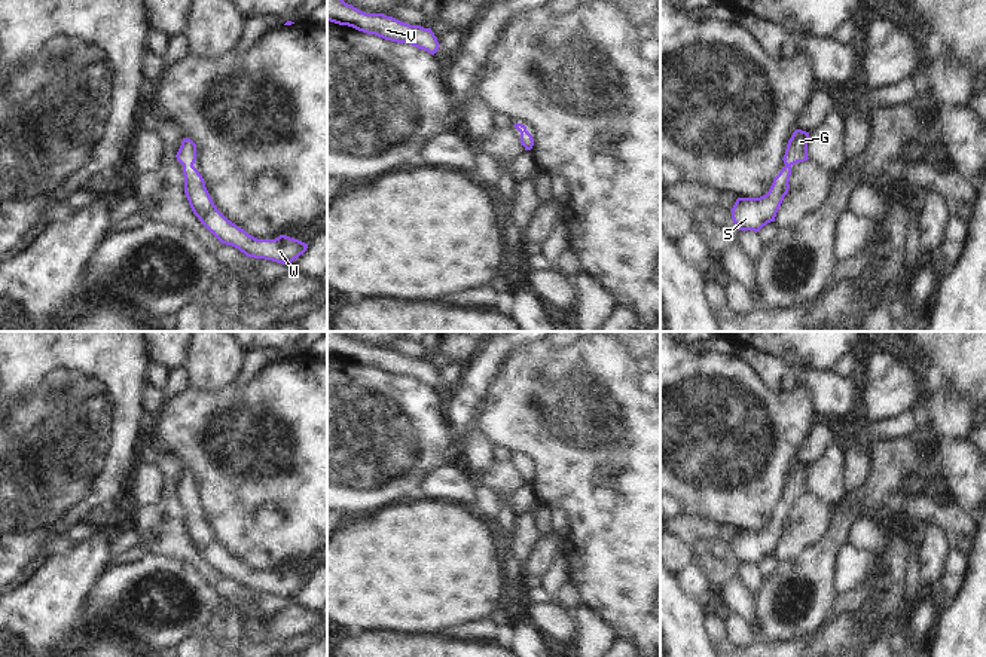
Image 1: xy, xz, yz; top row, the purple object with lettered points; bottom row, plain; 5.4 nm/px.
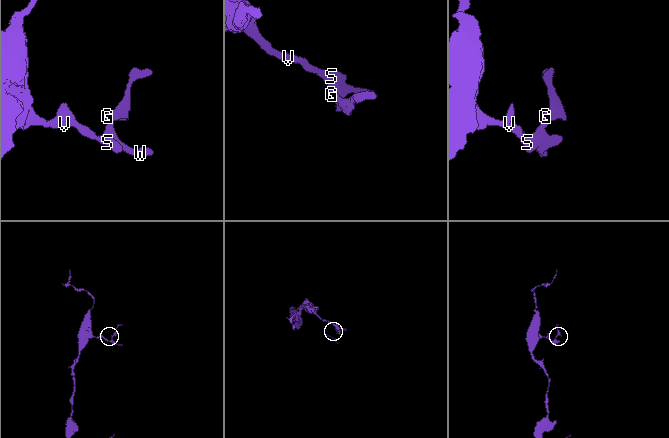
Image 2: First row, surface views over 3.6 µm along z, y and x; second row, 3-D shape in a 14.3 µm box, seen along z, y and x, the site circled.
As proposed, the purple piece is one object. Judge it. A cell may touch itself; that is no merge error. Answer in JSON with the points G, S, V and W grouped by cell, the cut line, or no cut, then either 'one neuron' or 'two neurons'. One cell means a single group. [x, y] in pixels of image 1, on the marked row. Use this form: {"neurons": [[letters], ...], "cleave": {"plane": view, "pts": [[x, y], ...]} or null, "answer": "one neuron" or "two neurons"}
{"neurons": [["G", "S", "V", "W"]], "cleave": null, "answer": "one neuron"}

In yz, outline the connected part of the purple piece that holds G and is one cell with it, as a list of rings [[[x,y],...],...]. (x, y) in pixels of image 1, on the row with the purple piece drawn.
[[[796,129],[788,140],[782,158],[785,166],[773,178],[769,192],[760,198],[738,198],[732,211],[732,220],[739,230],[758,232],[775,221],[776,213],[790,189],[791,166],[808,161],[809,132]]]

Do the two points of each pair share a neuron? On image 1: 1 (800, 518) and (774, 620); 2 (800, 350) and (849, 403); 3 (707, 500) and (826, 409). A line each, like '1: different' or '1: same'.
1: different
2: different
3: different

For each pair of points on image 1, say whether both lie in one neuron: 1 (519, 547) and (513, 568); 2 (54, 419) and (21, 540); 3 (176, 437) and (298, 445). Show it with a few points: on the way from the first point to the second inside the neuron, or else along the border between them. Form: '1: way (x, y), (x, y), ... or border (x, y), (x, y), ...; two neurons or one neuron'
1: border (512, 556), (522, 570); two neurons
2: way (45, 449), (21, 473), (21, 510); one neuron
3: way (205, 442), (268, 445); one neuron

